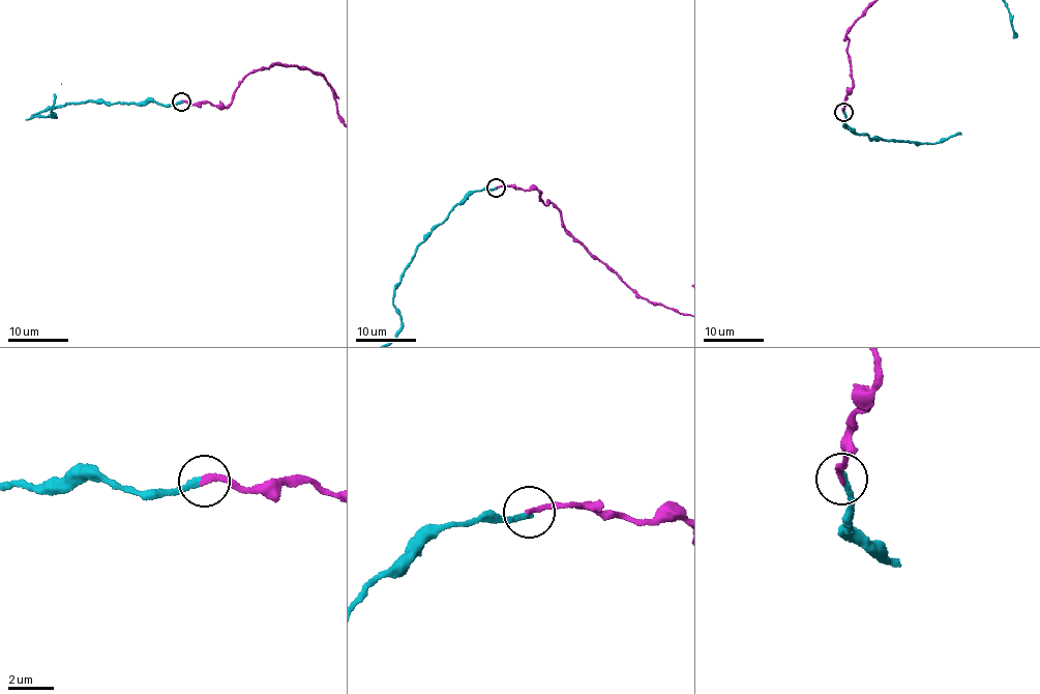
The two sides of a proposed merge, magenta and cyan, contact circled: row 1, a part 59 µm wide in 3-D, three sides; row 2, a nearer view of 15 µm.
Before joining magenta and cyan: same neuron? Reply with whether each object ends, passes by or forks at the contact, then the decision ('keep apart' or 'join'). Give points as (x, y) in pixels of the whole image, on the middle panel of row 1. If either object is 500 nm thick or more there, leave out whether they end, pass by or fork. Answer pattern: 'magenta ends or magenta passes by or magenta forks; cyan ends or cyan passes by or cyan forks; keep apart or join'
magenta ends; cyan ends; keep apart

